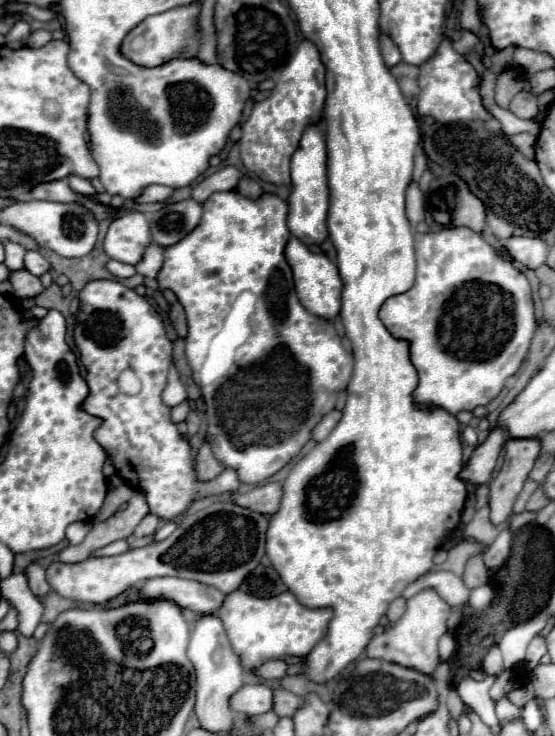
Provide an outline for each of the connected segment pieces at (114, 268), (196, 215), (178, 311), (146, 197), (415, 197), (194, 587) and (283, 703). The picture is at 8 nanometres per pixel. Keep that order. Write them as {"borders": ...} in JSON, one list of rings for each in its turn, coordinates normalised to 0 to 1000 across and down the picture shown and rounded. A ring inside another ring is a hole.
{"borders":[[[[196,353],[196,356],[193,356],[193,364],[196,364],[196,370],[200,370],[207,378],[236,378],[236,375],[247,370],[243,361],[225,359],[225,356],[214,356],[214,353]]],[[[348,269],[326,272],[319,277],[301,277],[290,288],[276,288],[268,293],[276,329],[290,334],[315,332],[355,307],[362,291],[366,280]]],[[[294,394],[294,402],[297,402],[301,413],[305,413],[305,432],[308,432],[308,440],[312,440],[312,446],[319,448],[323,459],[333,459],[333,457],[337,457],[333,421],[326,418],[326,413],[323,413],[323,408],[319,408],[319,402],[315,402],[312,397],[305,397],[305,394]]],[[[265,253],[247,269],[247,277],[261,277],[261,274],[297,274],[305,266],[312,264],[312,255],[305,253]]],[[[737,247],[737,255],[730,261],[733,266],[733,296],[741,302],[741,307],[748,310],[759,299],[762,299],[762,261],[755,258],[751,247]]],[[[276,785],[258,793],[254,810],[268,813],[294,813],[312,815],[319,823],[348,829],[359,837],[391,834],[405,807],[377,793],[362,793],[355,788],[333,785]]],[[[492,938],[492,967],[499,973],[528,973],[539,957],[542,957],[542,948],[524,943],[521,938]]]]}

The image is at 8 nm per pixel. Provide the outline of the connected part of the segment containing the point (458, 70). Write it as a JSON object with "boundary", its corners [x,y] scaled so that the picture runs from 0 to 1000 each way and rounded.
{"boundary":[[[802,52],[787,73],[773,79],[766,87],[759,87],[759,101],[755,101],[755,141],[751,152],[762,158],[780,158],[795,168],[809,166],[831,166],[831,163],[881,163],[885,155],[867,144],[867,130],[863,130],[863,106],[845,84],[838,84],[816,65],[813,57]]]}

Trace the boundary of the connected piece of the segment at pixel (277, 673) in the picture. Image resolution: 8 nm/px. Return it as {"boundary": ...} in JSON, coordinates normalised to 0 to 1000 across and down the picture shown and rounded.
{"boundary":[[[485,897],[463,908],[456,908],[452,913],[474,924],[481,921],[510,921],[514,918],[514,910],[517,910],[517,902],[506,899],[506,897]]]}

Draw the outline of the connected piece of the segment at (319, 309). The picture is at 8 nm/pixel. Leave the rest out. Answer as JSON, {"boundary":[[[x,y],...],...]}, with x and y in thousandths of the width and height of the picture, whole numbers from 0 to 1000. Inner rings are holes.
{"boundary":[[[532,321],[517,329],[514,334],[514,353],[528,367],[528,383],[532,383],[532,397],[542,413],[564,424],[568,429],[578,429],[586,435],[600,435],[614,418],[614,378],[607,370],[607,361],[586,348],[586,345],[568,345],[560,342],[542,326]]]}

